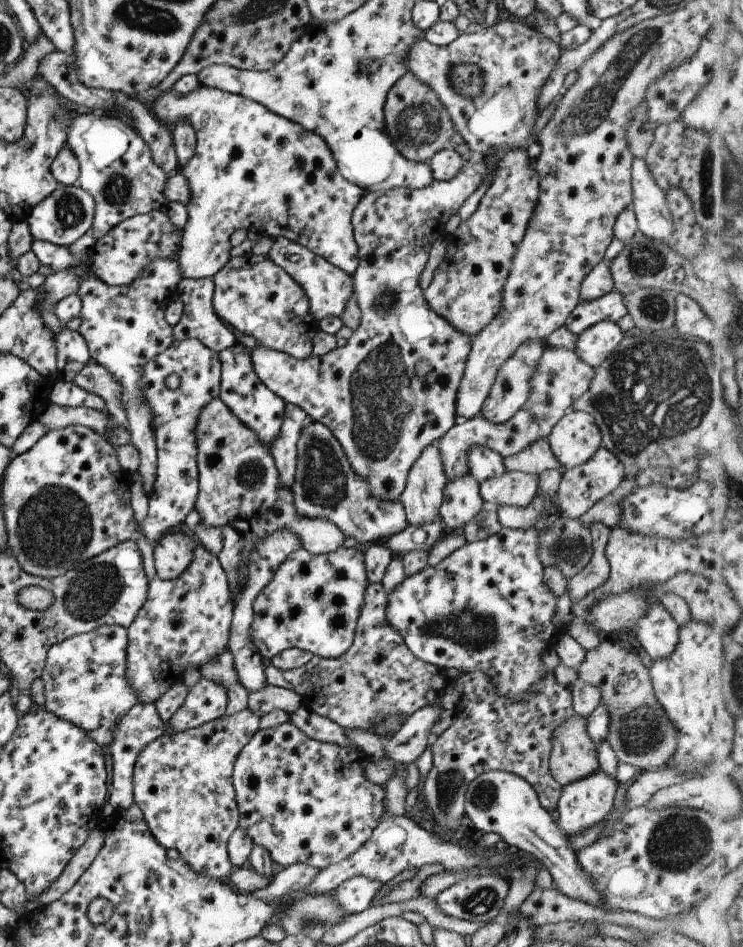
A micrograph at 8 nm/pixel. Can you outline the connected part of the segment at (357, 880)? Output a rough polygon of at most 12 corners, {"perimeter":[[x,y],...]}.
{"perimeter":[[358,875],[345,880],[333,897],[349,914],[361,913],[382,888]]}

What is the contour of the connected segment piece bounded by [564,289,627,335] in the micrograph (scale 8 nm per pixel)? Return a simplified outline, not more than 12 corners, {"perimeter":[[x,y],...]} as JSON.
{"perimeter":[[616,289],[580,304],[565,320],[579,335],[600,321],[620,320],[627,313]]}

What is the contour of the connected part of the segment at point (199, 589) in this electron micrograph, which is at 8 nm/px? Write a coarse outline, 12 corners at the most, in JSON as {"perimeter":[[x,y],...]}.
{"perimeter":[[198,544],[149,581],[127,628],[127,676],[154,704],[228,650],[234,598]]}

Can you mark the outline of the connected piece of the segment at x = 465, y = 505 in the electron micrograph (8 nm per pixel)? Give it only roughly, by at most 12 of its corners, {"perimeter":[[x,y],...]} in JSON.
{"perimeter":[[470,473],[447,482],[439,518],[461,531],[484,507]]}

